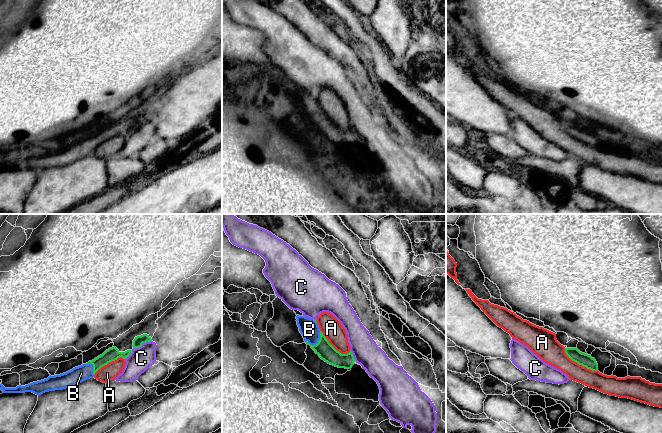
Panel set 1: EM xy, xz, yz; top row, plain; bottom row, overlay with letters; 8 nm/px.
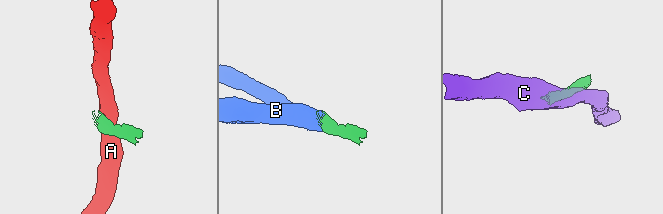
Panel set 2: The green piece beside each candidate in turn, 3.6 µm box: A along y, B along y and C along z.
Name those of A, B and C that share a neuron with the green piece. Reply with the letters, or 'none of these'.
B

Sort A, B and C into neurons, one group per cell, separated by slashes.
A / B / C

